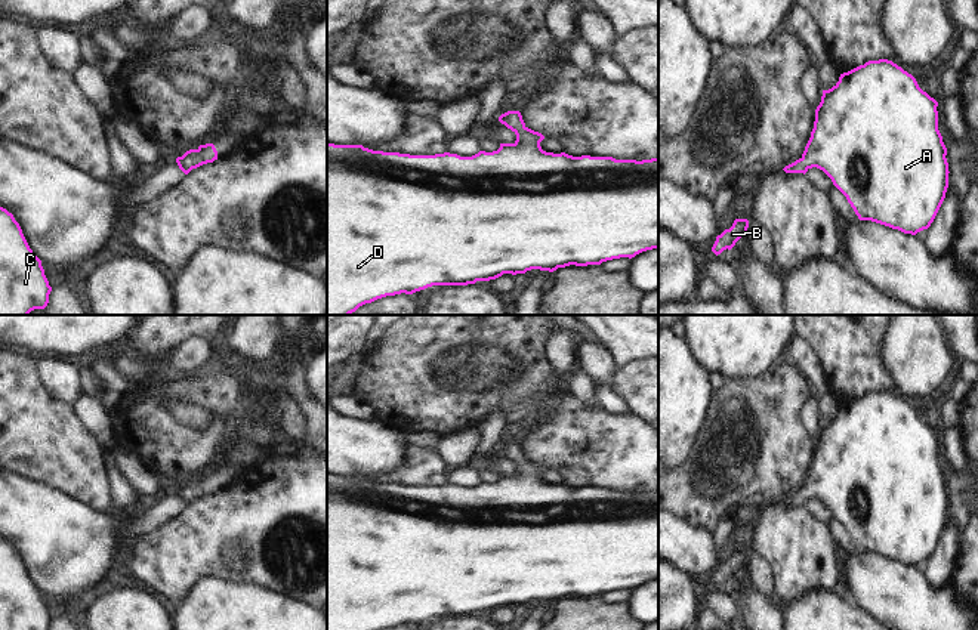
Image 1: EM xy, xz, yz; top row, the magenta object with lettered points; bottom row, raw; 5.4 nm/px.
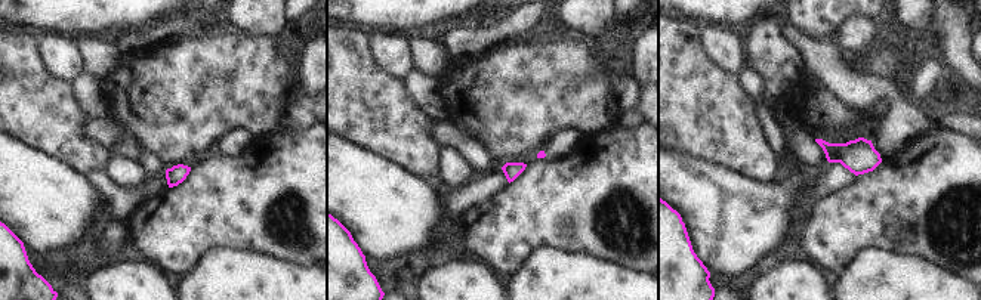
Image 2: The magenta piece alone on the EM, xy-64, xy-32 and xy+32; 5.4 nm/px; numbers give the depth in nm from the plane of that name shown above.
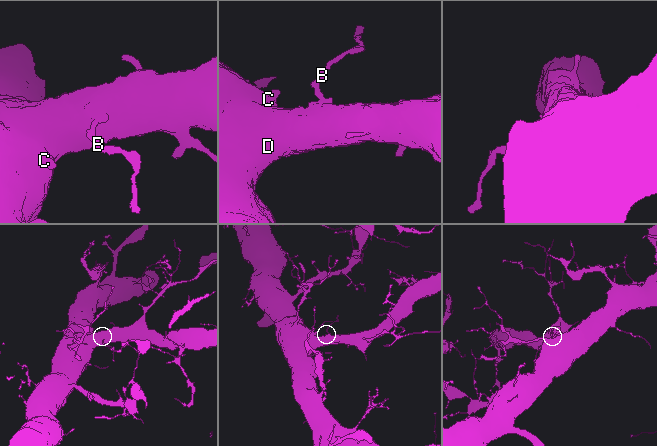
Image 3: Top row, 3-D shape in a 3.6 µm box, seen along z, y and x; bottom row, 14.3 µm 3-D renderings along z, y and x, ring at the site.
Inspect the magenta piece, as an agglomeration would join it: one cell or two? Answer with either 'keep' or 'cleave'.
keep

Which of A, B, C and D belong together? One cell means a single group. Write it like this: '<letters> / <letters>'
A B C D

